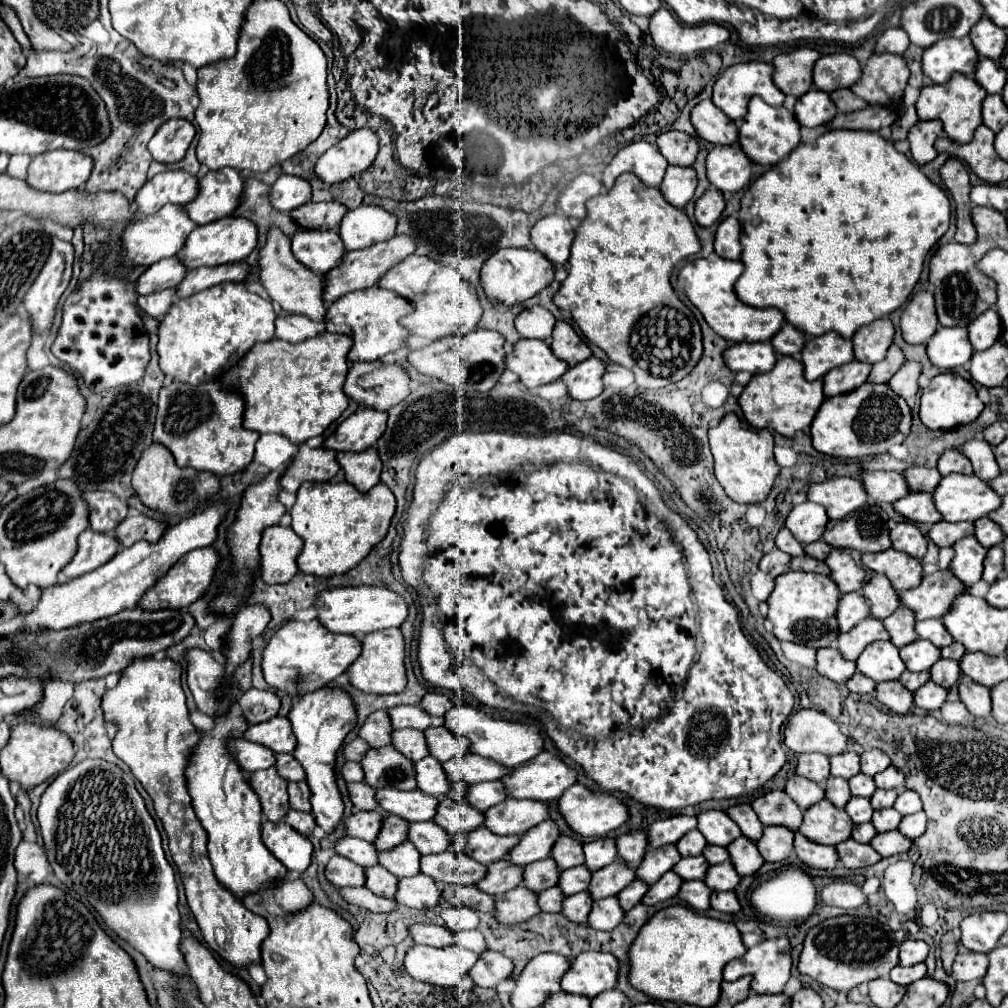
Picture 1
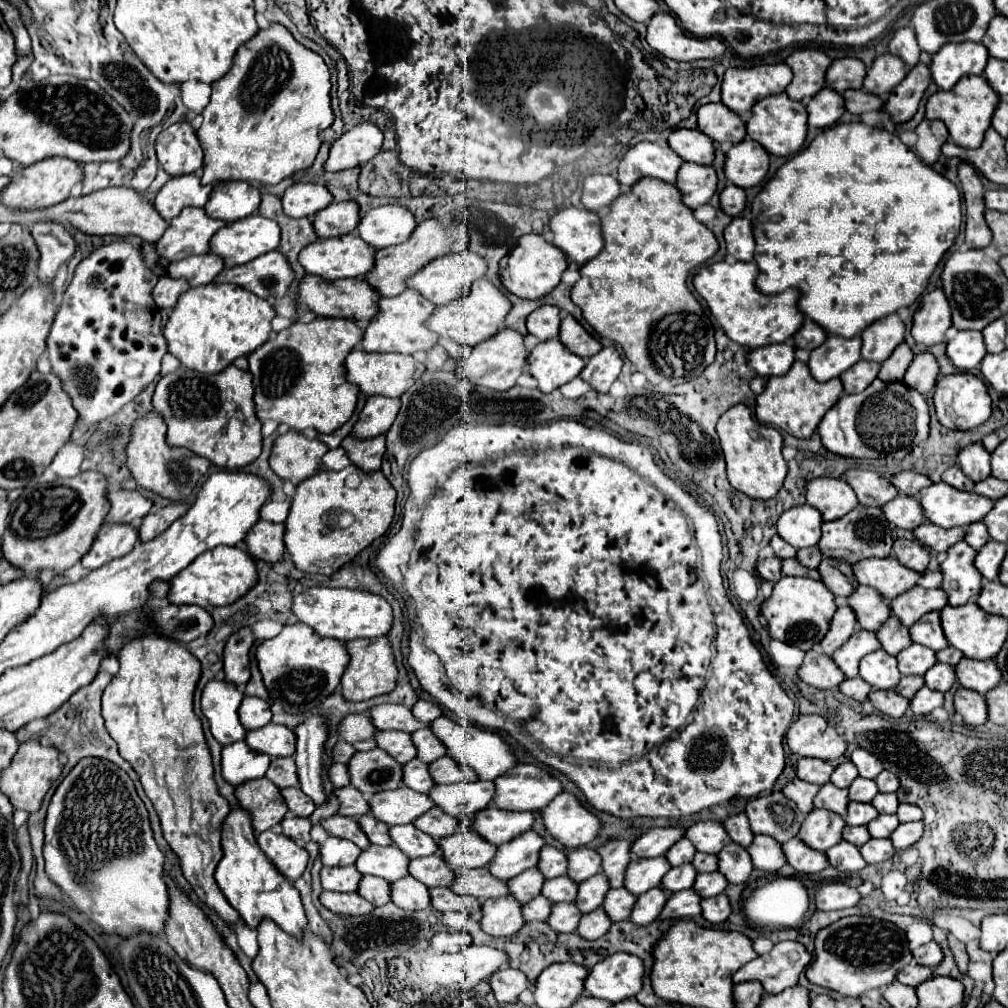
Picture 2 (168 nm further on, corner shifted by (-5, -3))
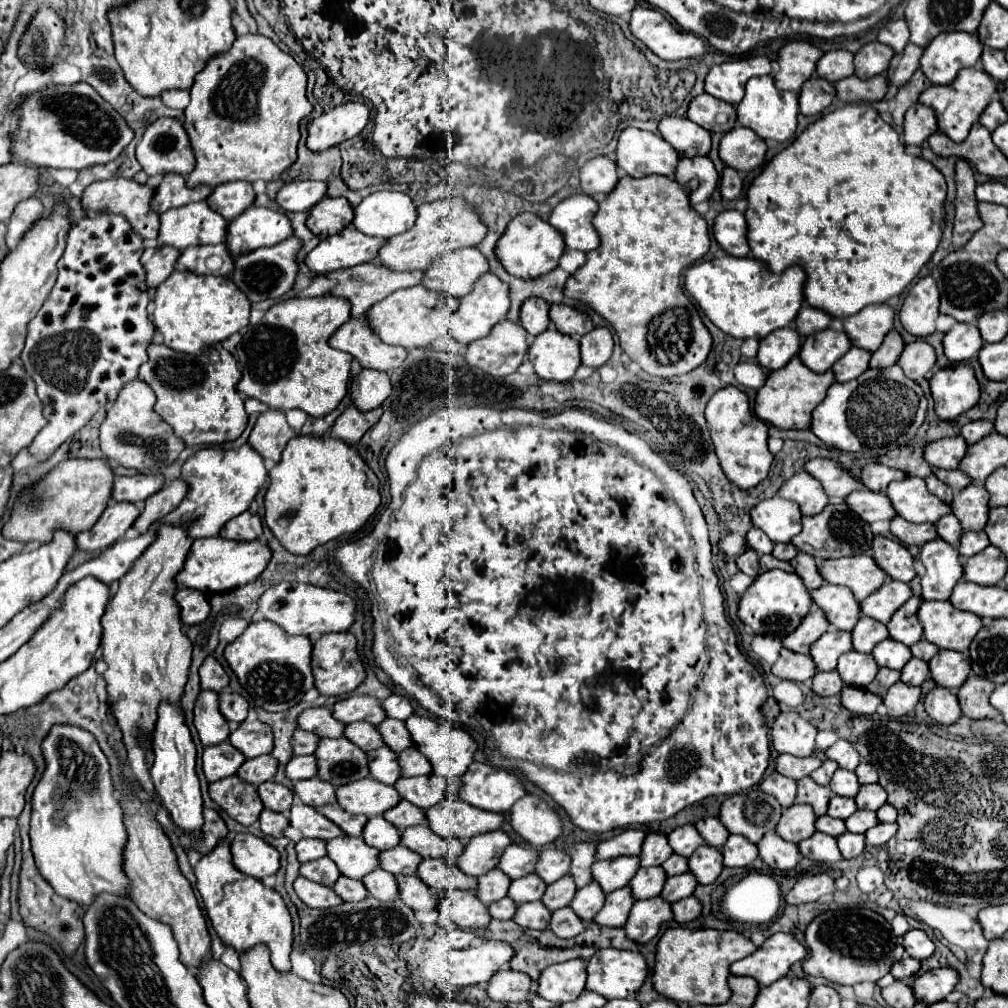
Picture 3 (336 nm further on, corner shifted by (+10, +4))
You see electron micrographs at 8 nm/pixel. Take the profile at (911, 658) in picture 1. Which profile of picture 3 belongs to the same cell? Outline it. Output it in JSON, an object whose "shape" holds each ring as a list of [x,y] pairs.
{"shape":[[[886,638],[884,642],[880,642],[874,650],[872,656],[876,658],[876,662],[884,668],[892,668],[892,670],[902,670],[904,664],[912,658],[912,652],[906,644],[896,642],[892,638]]]}

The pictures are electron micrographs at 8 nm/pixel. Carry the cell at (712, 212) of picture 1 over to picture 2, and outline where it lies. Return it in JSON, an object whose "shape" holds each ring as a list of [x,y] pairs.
{"shape":[[[727,185],[727,187],[721,191],[719,201],[721,201],[723,211],[725,211],[727,215],[735,217],[735,215],[739,215],[739,213],[745,209],[745,203],[747,203],[745,189],[735,187],[735,185]]]}

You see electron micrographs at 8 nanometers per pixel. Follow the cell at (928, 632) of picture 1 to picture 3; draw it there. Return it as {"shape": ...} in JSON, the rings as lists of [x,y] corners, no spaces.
{"shape":[[[912,596],[902,608],[898,608],[892,616],[892,620],[888,622],[888,632],[894,640],[904,642],[906,646],[912,646],[916,642],[922,640],[924,636],[924,628],[918,620],[918,608],[920,608],[922,600],[918,596]]]}

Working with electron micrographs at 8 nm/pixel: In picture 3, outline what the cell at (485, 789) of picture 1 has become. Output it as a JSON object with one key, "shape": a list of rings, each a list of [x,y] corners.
{"shape":[[[438,774],[430,776],[416,776],[416,778],[400,778],[394,788],[400,792],[400,796],[418,808],[426,810],[438,804],[442,798],[456,796],[460,790],[462,782],[460,780],[448,780]]]}

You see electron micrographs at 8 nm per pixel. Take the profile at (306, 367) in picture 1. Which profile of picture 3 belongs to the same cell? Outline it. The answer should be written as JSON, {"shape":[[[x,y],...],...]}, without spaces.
{"shape":[[[330,294],[320,298],[290,298],[272,306],[258,324],[250,324],[242,334],[242,342],[236,346],[234,356],[238,360],[242,380],[238,382],[238,392],[246,398],[260,400],[272,410],[294,410],[300,408],[314,418],[330,414],[346,394],[348,372],[352,356],[328,346],[328,338],[350,320],[350,304],[344,298],[334,298]]]}

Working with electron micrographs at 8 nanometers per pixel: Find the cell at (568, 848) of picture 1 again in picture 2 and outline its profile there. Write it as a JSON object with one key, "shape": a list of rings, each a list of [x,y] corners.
{"shape":[[[545,845],[545,847],[539,851],[539,863],[537,863],[535,867],[541,871],[541,875],[543,875],[545,879],[561,877],[561,875],[567,873],[567,857],[565,857],[563,851]]]}

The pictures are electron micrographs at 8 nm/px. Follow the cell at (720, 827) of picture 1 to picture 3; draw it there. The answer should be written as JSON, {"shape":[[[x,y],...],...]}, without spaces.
{"shape":[[[684,824],[668,834],[668,842],[676,854],[688,858],[688,856],[692,856],[692,852],[698,846],[704,844],[704,838],[700,836],[700,832],[696,830],[694,824]]]}

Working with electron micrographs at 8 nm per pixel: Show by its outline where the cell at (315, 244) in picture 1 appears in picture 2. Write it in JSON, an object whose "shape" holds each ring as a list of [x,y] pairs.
{"shape":[[[347,233],[341,237],[331,237],[331,239],[319,239],[311,245],[307,245],[301,255],[299,263],[305,267],[307,273],[317,275],[327,281],[337,281],[337,279],[347,279],[347,277],[363,277],[371,271],[375,265],[375,247],[365,243],[357,233]]]}

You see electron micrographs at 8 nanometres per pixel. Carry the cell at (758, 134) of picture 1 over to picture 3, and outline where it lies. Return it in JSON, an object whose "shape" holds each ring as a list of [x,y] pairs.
{"shape":[[[758,76],[748,80],[746,94],[742,102],[736,106],[738,124],[756,132],[762,140],[776,140],[786,142],[796,132],[796,118],[798,118],[798,96],[794,92],[784,92],[774,86],[772,76]]]}

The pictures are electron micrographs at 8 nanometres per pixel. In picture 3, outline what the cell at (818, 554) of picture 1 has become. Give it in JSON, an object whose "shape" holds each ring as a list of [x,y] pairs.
{"shape":[[[788,542],[788,544],[776,544],[772,554],[774,554],[776,558],[780,558],[780,560],[790,562],[790,560],[792,560],[792,556],[796,556],[796,554],[798,554],[798,548],[796,548],[792,542]]]}

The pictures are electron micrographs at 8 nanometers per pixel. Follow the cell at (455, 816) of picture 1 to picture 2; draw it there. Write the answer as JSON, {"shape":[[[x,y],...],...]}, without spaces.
{"shape":[[[433,807],[431,811],[415,819],[415,827],[427,835],[429,833],[453,833],[455,829],[459,829],[459,819],[443,813],[439,807]]]}

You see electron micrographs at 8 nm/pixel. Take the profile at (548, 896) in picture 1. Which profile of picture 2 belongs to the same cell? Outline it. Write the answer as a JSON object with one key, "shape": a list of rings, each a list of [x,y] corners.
{"shape":[[[539,895],[531,903],[523,905],[523,919],[527,919],[527,921],[545,921],[549,913],[551,913],[551,903],[543,895]]]}

